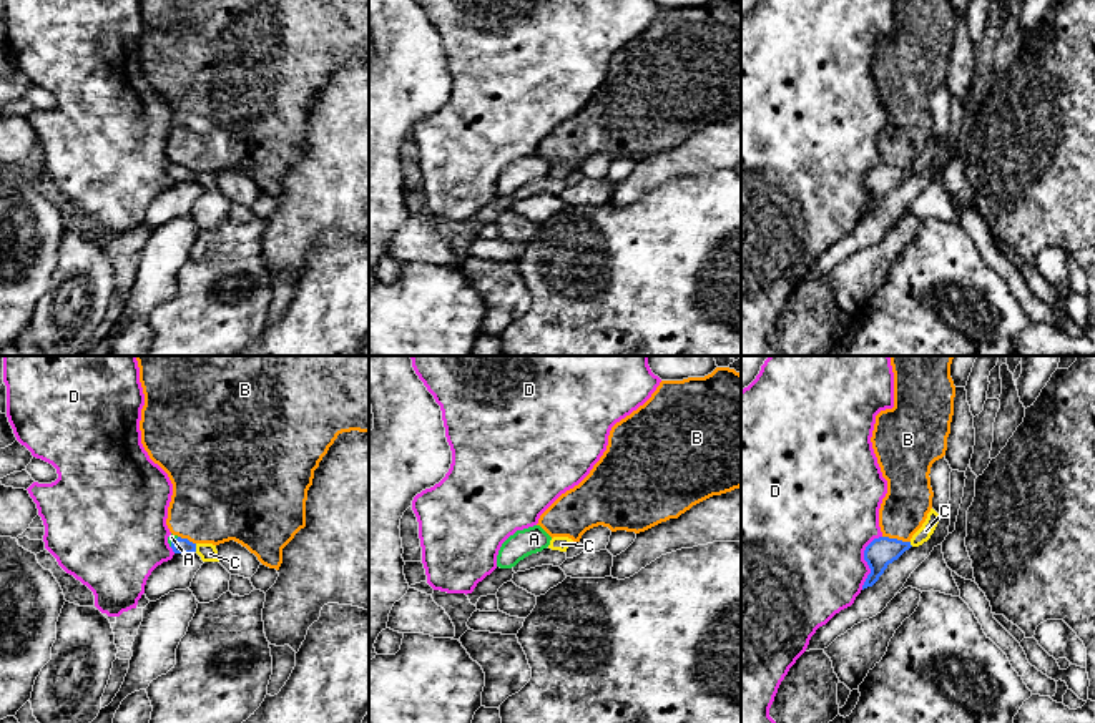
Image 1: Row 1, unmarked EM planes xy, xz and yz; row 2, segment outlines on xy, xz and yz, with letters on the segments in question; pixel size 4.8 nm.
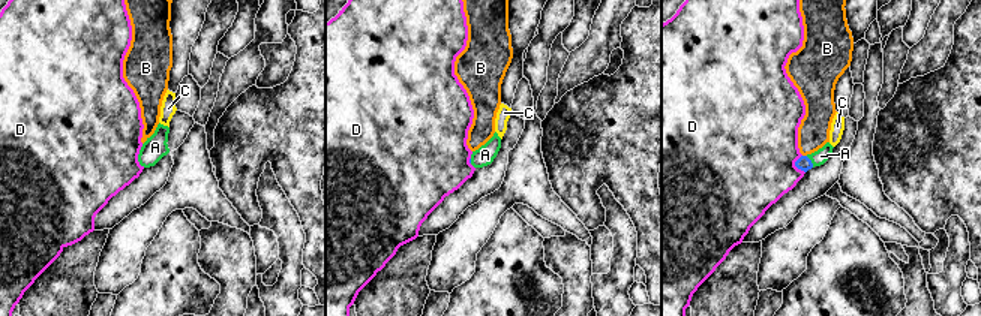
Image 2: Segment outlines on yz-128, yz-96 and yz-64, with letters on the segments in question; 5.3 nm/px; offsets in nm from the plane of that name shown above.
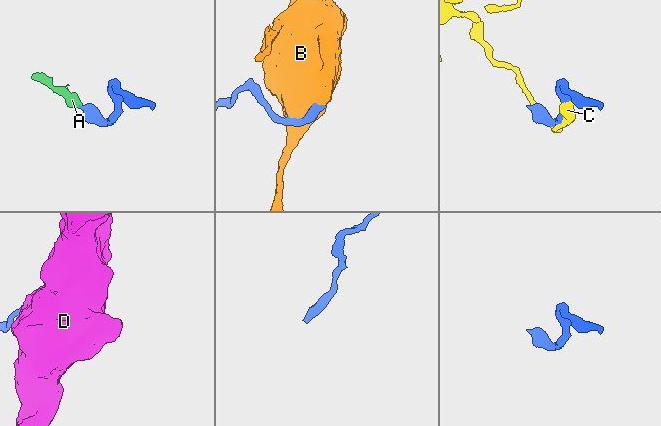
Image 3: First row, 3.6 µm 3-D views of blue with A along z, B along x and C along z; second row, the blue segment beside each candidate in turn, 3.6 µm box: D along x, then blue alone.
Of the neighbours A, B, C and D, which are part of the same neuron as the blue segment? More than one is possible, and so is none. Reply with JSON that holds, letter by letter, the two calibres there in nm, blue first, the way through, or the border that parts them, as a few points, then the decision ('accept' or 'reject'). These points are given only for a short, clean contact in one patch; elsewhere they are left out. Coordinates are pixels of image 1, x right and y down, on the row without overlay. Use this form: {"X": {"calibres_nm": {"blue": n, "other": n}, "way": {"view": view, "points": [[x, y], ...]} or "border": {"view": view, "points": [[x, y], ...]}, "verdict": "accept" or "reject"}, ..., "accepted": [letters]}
{"A": {"calibres_nm": {"blue": 80, "other": 40}, "way": {"view": "xy", "points": [[180, 173], [173, 170], [171, 165]]}, "verdict": "accept"}, "B": {"calibres_nm": {"blue": 140, "other": 220}, "verdict": "reject"}, "C": {"calibres_nm": {"blue": 80, "other": 90}, "verdict": "reject"}, "D": {"calibres_nm": {"blue": 140, "other": 500}, "verdict": "reject"}, "accepted": ["A"]}

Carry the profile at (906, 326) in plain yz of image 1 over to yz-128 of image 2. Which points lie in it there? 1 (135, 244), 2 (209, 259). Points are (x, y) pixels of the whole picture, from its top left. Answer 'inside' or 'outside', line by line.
1: outside
2: outside

